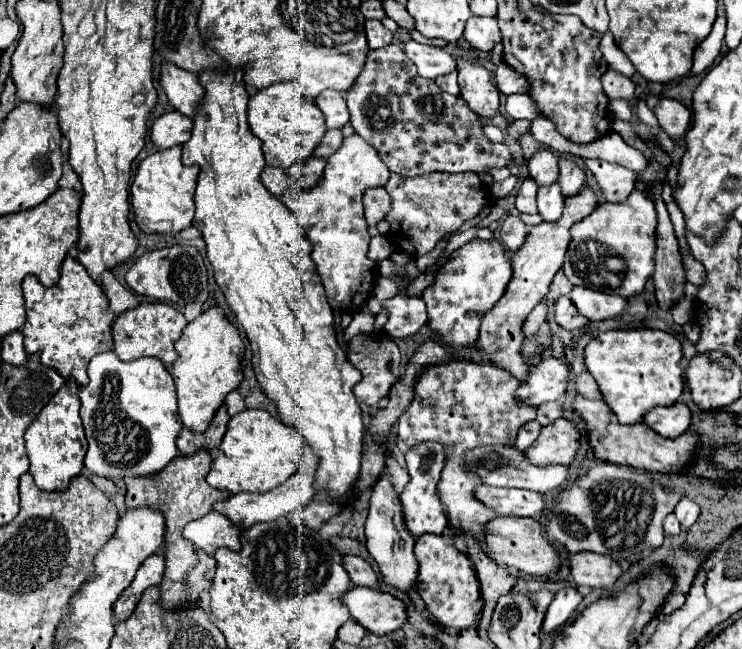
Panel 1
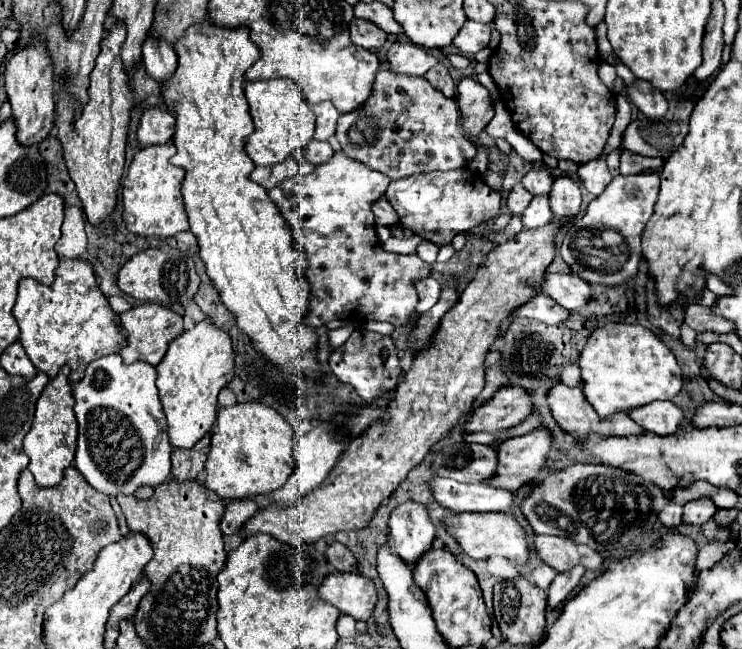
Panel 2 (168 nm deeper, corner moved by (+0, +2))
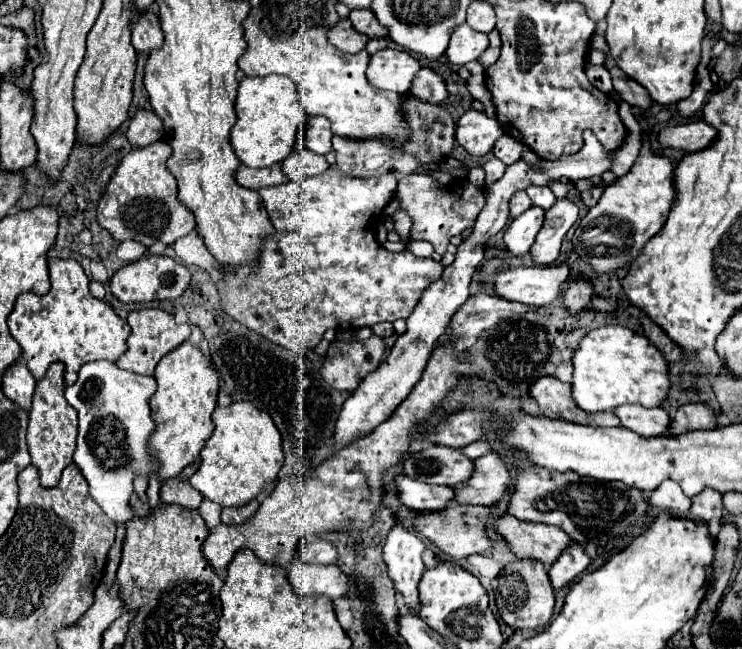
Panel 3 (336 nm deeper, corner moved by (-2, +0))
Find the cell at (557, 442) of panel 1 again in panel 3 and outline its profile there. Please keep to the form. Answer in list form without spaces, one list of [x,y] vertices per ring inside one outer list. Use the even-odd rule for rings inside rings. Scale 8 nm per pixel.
[[[488,452],[474,460],[474,472],[468,480],[452,486],[454,500],[458,504],[492,506],[504,496],[508,484],[510,474],[506,470],[506,464],[496,452]]]

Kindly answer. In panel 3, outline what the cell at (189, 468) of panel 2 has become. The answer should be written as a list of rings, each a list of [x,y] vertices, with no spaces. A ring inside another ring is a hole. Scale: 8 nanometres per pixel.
[[[198,462],[186,466],[180,476],[162,482],[162,488],[160,488],[160,500],[162,500],[162,504],[178,504],[178,506],[188,508],[188,510],[198,510],[198,506],[202,502],[202,494],[196,492],[188,484],[188,478],[196,470],[198,470]]]

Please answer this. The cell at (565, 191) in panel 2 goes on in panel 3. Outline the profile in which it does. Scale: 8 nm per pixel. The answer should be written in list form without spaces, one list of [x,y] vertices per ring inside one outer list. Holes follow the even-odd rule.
[[[568,198],[558,200],[550,210],[546,210],[544,226],[540,228],[530,248],[534,264],[550,266],[558,260],[562,240],[570,230],[570,226],[576,222],[576,218],[578,218],[578,206]]]

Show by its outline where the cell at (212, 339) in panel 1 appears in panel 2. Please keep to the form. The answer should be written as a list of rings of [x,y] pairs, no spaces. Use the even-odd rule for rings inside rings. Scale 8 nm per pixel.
[[[206,318],[170,342],[156,370],[170,442],[178,448],[192,448],[212,428],[218,412],[218,394],[234,378],[234,348],[230,334]]]

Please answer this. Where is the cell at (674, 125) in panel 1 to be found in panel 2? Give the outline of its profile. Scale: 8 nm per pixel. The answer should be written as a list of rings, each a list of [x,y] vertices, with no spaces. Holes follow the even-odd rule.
[[[640,80],[638,84],[628,86],[628,94],[630,94],[630,100],[640,108],[640,112],[644,112],[652,120],[662,118],[668,110],[668,102],[664,94],[656,90],[650,82]]]

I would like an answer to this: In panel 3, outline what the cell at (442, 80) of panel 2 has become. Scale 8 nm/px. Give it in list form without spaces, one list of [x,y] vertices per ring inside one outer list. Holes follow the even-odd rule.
[[[422,68],[416,72],[412,86],[410,86],[410,94],[416,100],[428,102],[428,104],[440,104],[448,98],[448,90],[444,80],[430,68]]]

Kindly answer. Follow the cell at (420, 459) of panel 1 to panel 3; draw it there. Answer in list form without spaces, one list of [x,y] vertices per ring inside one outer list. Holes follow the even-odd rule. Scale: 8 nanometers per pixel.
[[[402,524],[392,528],[384,544],[384,562],[388,566],[388,576],[394,582],[396,594],[402,598],[408,610],[418,610],[420,606],[418,582],[426,570],[422,564],[422,552],[422,540]]]

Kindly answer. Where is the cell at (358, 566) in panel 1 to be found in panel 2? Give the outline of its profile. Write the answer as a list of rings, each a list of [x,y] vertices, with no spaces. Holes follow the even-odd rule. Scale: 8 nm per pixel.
[[[334,542],[328,550],[326,550],[326,558],[330,562],[330,566],[338,572],[356,572],[358,566],[356,566],[356,560],[354,560],[354,554],[340,542]]]

